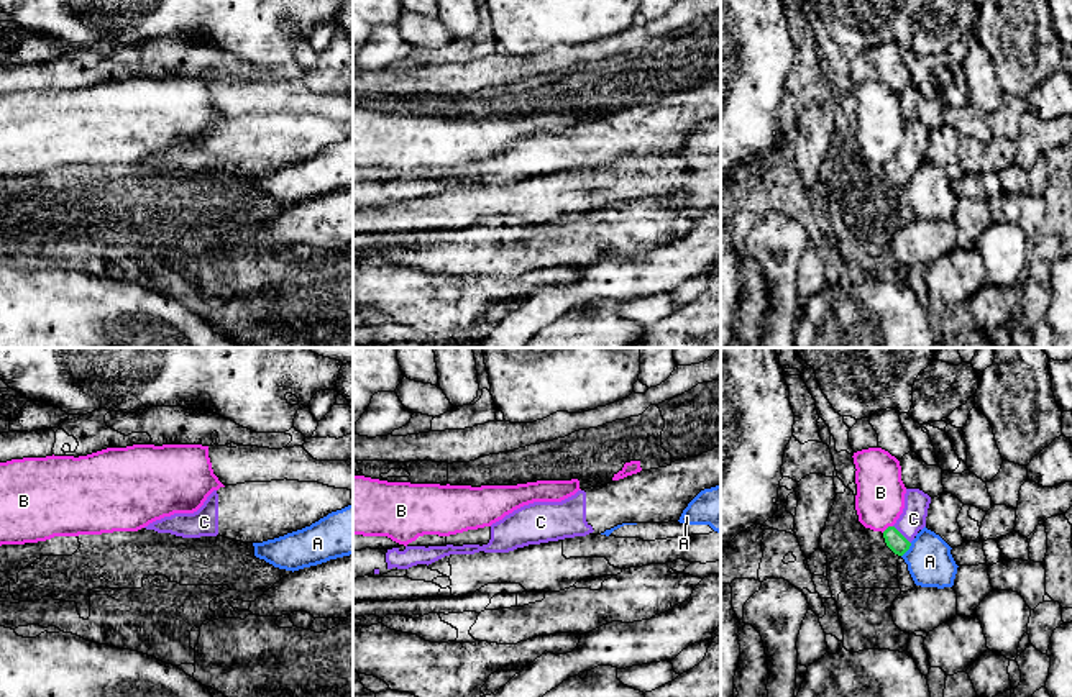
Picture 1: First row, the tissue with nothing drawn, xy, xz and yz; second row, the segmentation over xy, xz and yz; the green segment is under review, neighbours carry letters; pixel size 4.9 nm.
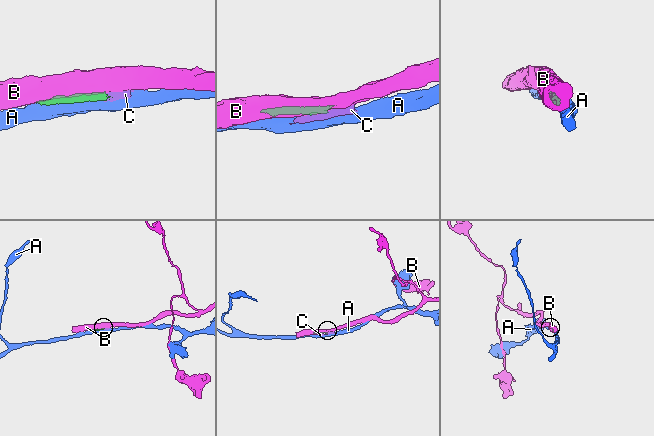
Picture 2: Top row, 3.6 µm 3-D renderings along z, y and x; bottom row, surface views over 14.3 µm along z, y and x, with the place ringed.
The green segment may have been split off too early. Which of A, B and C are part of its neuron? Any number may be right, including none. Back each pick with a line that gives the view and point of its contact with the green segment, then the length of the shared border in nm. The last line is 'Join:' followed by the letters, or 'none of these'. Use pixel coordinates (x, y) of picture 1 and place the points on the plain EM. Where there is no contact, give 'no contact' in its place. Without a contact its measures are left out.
C: meets green in yz at (902, 168); contact 130 nm long
Join: C

